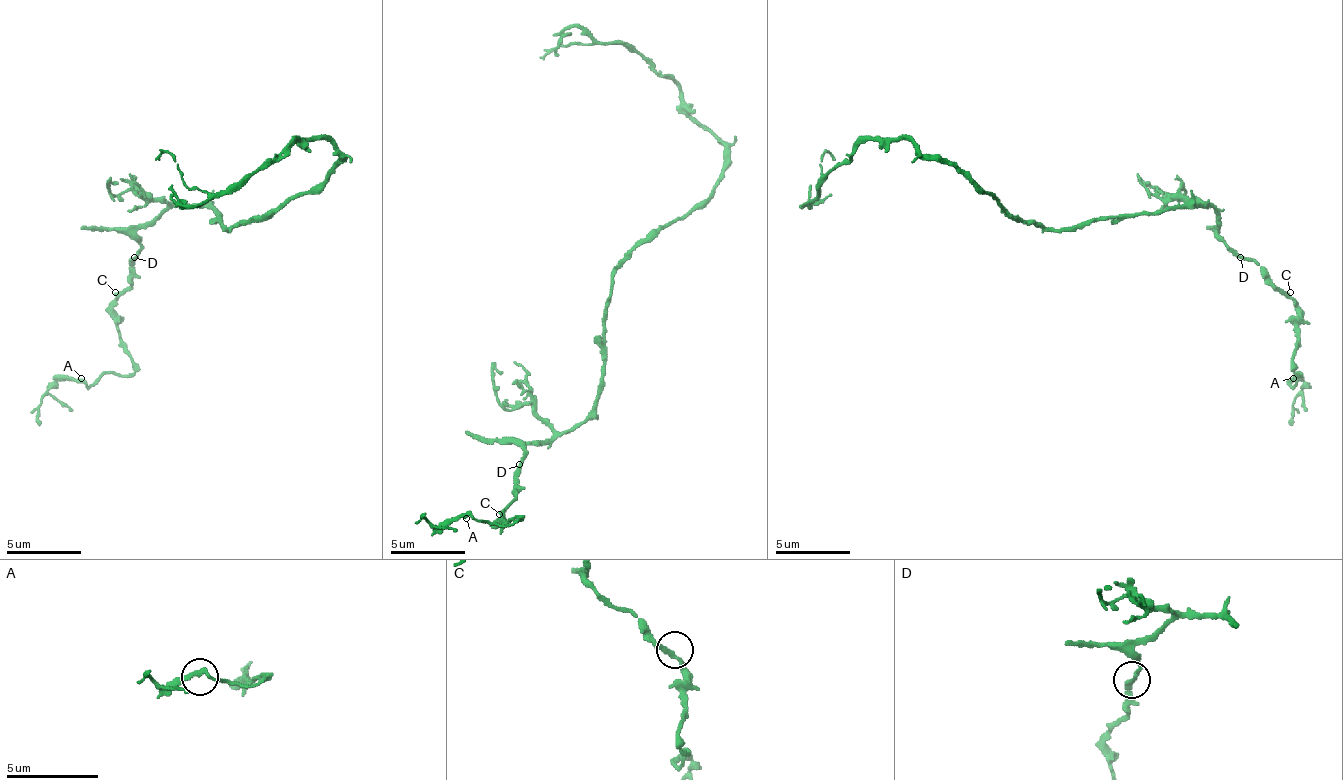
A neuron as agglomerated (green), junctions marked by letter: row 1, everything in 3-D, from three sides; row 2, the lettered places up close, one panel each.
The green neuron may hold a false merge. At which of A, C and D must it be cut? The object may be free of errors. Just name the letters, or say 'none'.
none

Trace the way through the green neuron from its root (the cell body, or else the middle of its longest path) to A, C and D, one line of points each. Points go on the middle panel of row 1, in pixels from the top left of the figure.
A: (604, 312), (596, 406), (578, 424), (522, 443), (518, 492), (499, 518), (514, 518), (514, 525), (466, 518)
C: (604, 312), (596, 406), (578, 424), (548, 439), (522, 443), (525, 458), (518, 492), (499, 514)
D: (604, 312), (604, 361), (596, 406), (578, 424), (555, 432), (548, 439), (522, 443), (525, 458), (518, 465)

